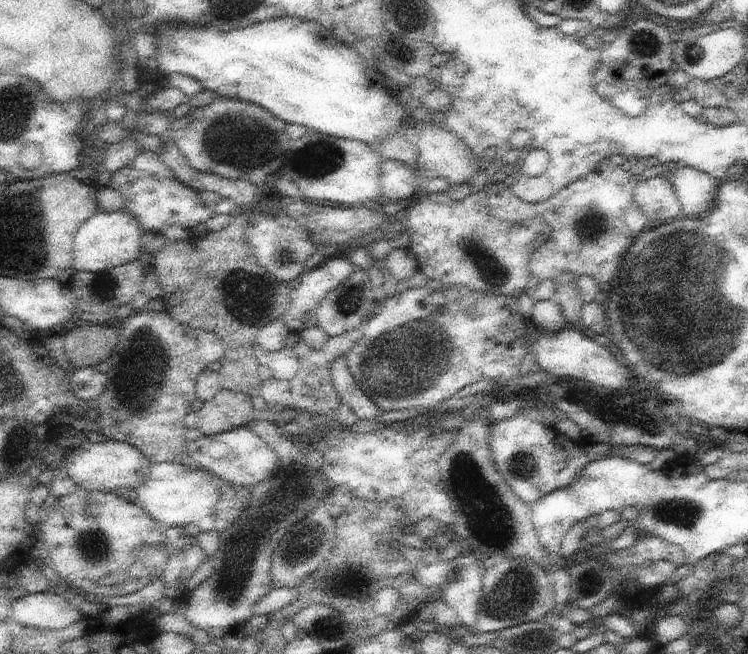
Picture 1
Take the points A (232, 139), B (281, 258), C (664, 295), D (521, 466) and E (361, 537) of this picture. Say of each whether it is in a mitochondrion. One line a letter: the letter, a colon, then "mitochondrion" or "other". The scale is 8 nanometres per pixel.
A: mitochondrion
B: mitochondrion
C: mitochondrion
D: mitochondrion
E: other

